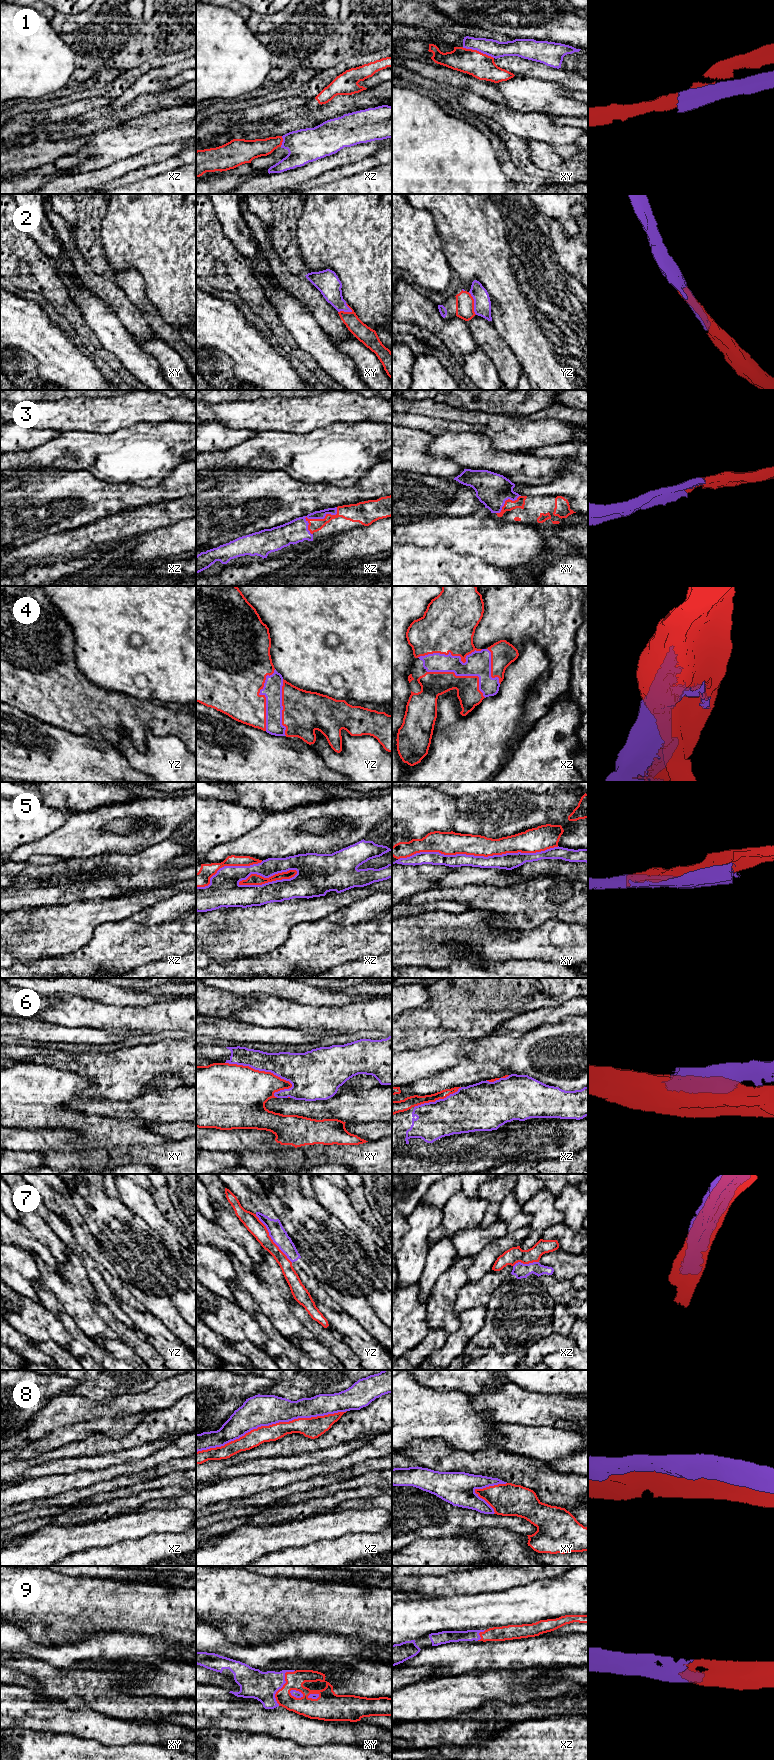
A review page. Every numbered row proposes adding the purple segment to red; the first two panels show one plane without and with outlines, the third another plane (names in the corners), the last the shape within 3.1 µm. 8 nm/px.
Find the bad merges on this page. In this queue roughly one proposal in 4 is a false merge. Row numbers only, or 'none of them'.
1, 5, 6, 7, 8

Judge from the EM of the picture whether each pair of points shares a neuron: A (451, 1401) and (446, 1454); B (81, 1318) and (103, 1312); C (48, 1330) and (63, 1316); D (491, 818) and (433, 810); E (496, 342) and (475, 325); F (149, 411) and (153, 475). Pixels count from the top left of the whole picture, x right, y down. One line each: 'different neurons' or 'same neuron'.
A: different neurons
B: different neurons
C: different neurons
D: different neurons
E: same neuron
F: different neurons

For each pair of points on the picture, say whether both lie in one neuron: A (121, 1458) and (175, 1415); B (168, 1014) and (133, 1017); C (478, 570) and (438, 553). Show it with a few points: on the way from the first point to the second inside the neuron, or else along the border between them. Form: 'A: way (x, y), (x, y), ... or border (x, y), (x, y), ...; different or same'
A: border (158, 1437), (133, 1447), (113, 1452); different
B: way (159, 1017), (142, 1017); same
C: way (468, 570), (456, 570), (448, 562); same

